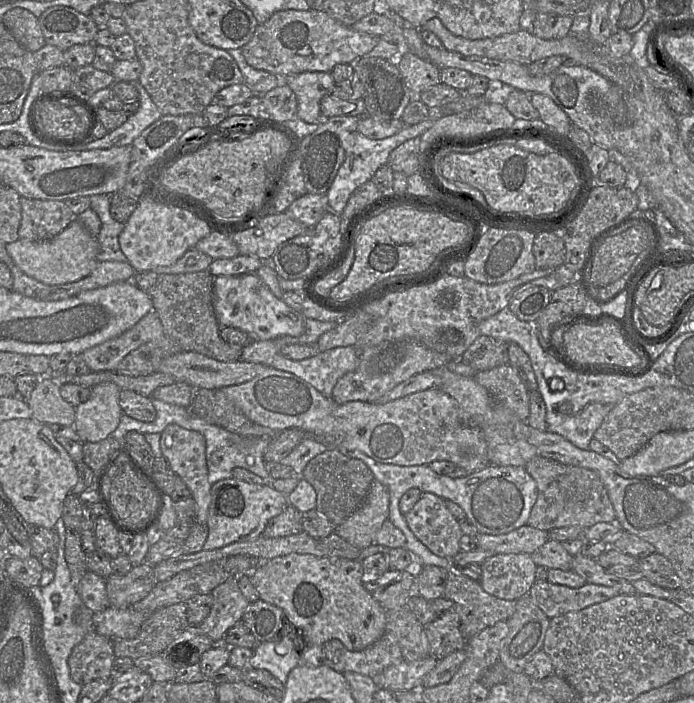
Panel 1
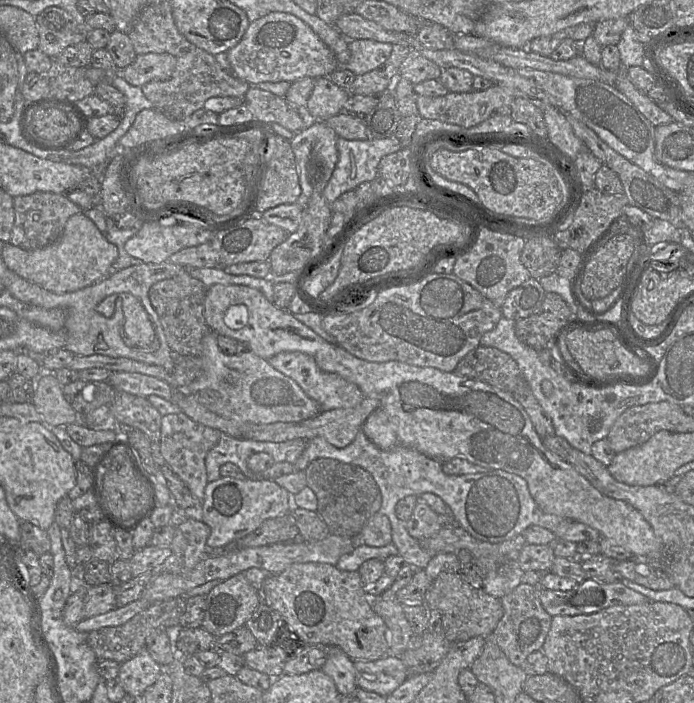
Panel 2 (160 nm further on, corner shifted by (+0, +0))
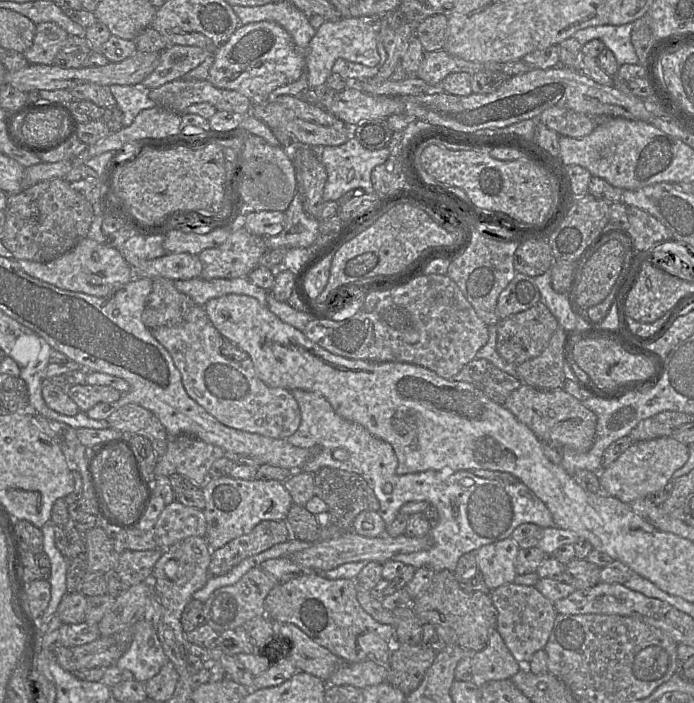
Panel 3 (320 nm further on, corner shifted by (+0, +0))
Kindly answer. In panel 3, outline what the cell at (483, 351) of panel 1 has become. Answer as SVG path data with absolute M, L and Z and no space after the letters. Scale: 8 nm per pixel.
M474 358L451 379L468 382L480 389L492 401L503 405L508 396L522 385L510 375L484 358Z

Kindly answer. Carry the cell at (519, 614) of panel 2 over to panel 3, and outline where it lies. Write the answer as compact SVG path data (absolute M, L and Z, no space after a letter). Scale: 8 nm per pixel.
M508 583L490 593L497 611L496 629L517 662L527 668L532 655L544 649L557 616L554 604L536 587Z

